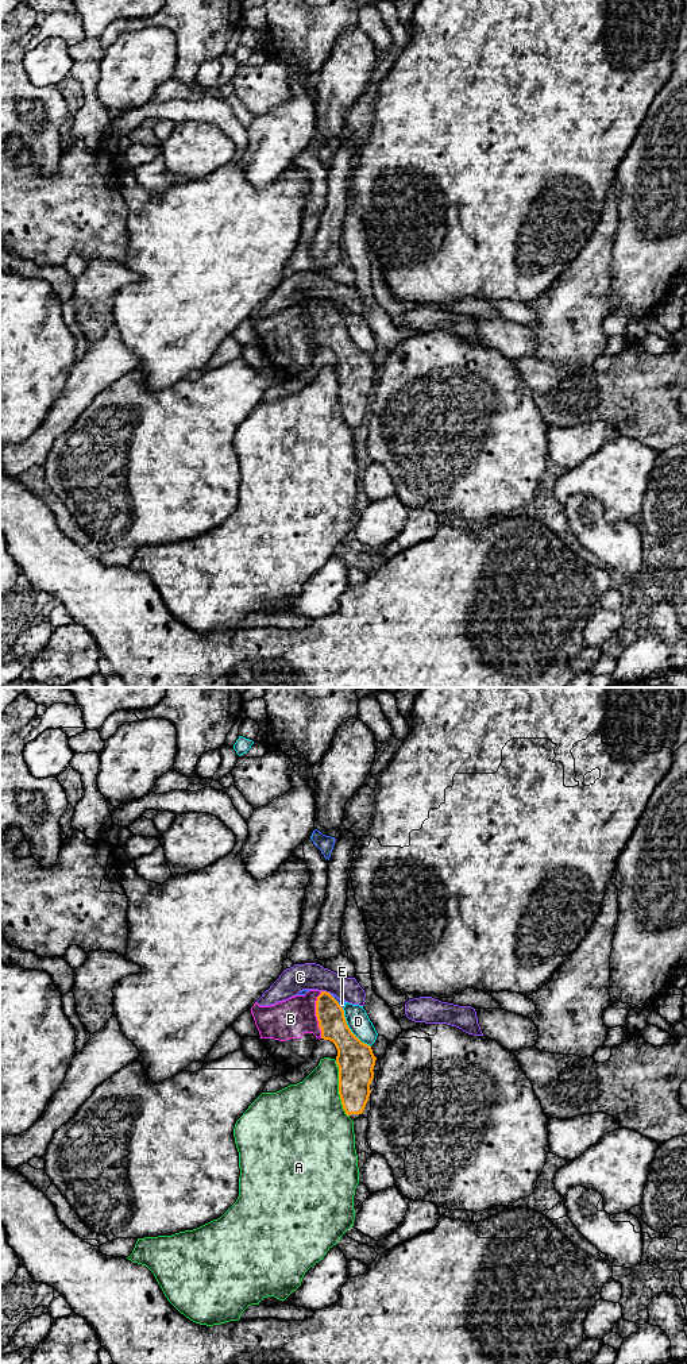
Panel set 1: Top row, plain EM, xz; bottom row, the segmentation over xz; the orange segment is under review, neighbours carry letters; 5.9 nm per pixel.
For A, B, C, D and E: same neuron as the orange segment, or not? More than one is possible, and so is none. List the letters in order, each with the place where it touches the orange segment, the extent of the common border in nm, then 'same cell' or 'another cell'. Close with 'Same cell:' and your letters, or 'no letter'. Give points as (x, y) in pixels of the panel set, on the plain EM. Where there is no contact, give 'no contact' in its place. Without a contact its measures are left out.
A: xz (339, 397) | 340 nm | another cell
B: xz (316, 323) | 280 nm | same cell
C: xz (325, 300) | 50 nm | another cell
D: xz (350, 338) | 300 nm | another cell
E: xz (336, 309) | 130 nm | another cell
Same cell: B

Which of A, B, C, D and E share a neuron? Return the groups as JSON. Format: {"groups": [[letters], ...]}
{"groups": [["A"], ["B"], ["C"], ["D", "E"]]}

